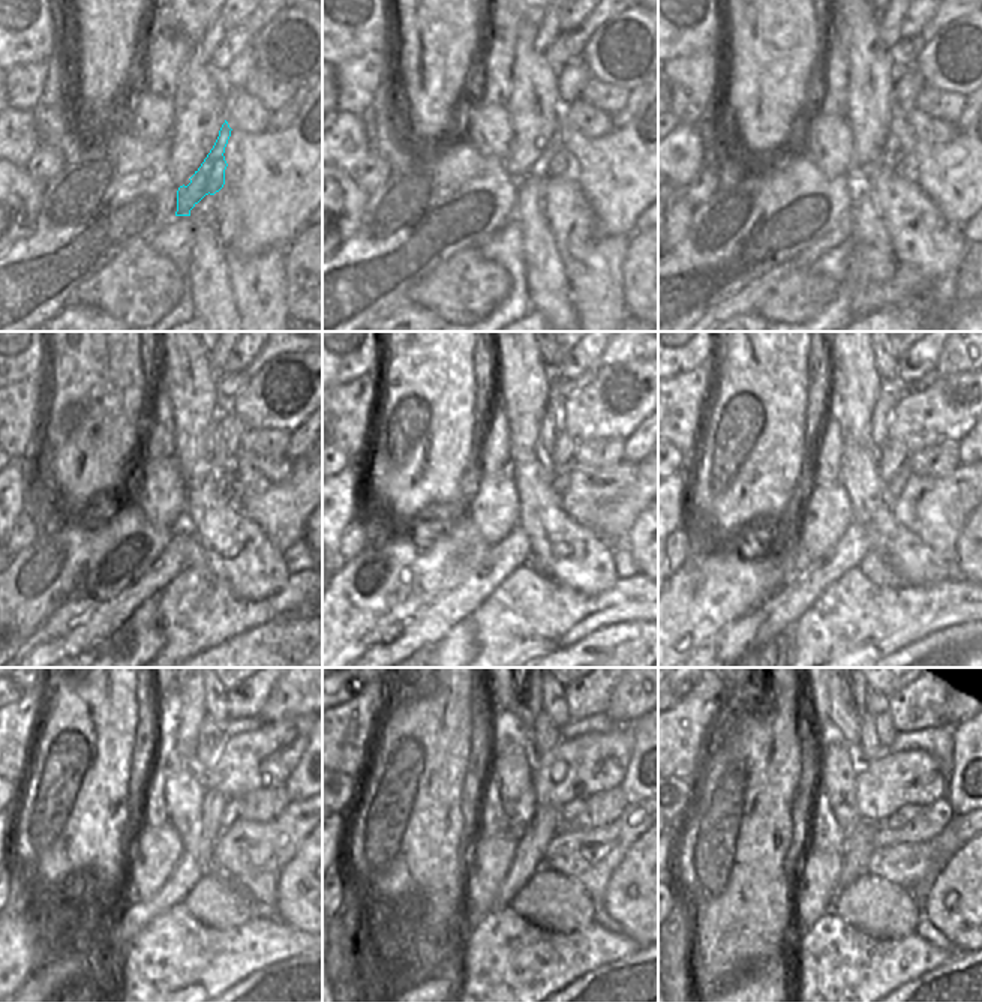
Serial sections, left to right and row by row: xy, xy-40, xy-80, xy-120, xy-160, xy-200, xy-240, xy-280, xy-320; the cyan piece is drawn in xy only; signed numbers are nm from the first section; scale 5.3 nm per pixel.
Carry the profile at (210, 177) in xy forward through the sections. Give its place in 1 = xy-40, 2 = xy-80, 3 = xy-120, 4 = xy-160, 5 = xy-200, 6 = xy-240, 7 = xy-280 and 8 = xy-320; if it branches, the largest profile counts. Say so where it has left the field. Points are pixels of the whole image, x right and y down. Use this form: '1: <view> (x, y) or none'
1: xy-40 (555, 158)
2: xy-80 (894, 152)
3: xy-120 (225, 483)
4: xy-160 (561, 480)
5: xy-200 (898, 482)
6: xy-240 (231, 813)
7: xy-280 (565, 815)
8: xy-320 (909, 812)

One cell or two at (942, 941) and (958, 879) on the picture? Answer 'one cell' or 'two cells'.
two cells

